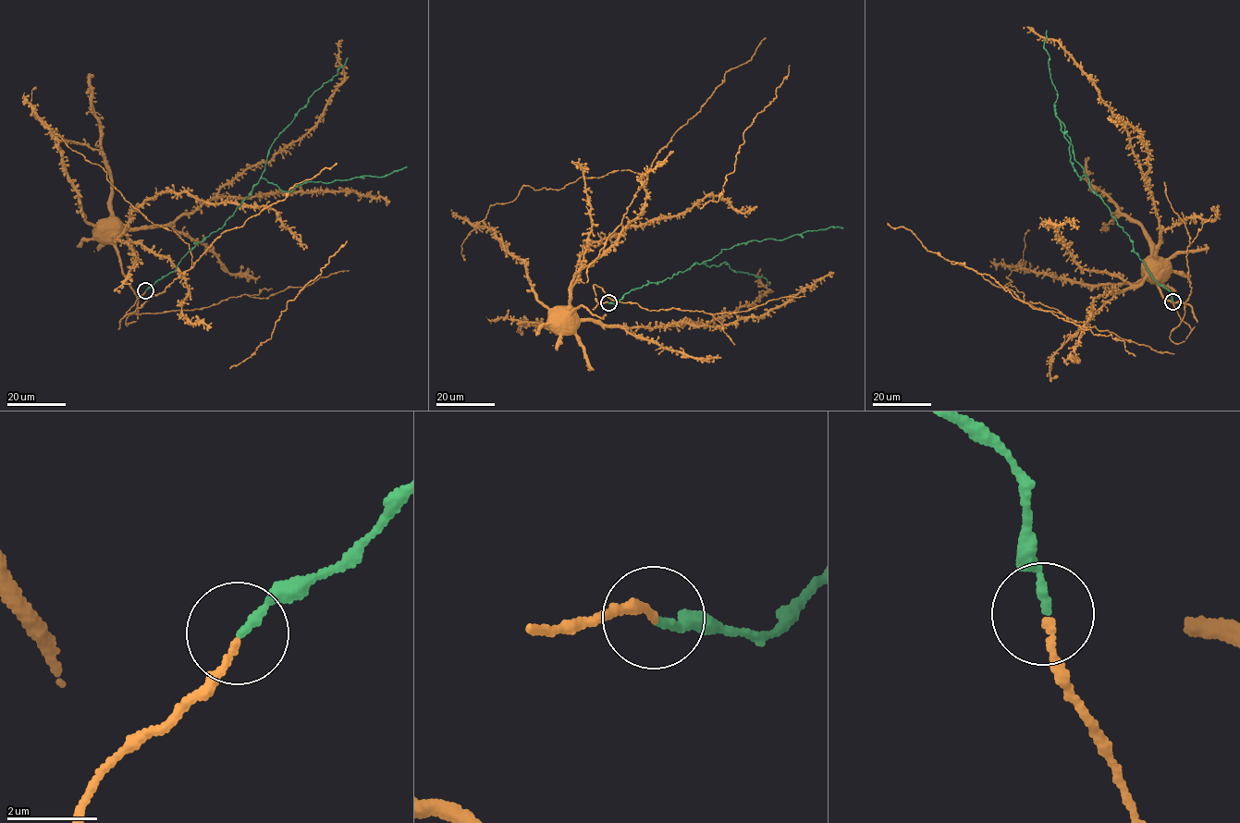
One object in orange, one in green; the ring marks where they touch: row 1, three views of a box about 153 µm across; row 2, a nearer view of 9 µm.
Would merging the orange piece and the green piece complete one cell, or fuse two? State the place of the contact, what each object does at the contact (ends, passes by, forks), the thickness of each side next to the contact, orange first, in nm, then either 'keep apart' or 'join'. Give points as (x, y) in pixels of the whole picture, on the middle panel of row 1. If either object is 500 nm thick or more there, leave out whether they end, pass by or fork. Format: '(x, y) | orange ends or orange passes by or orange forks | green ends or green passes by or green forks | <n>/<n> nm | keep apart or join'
(608, 302) | orange ends | green ends | 130/170 nm | join

